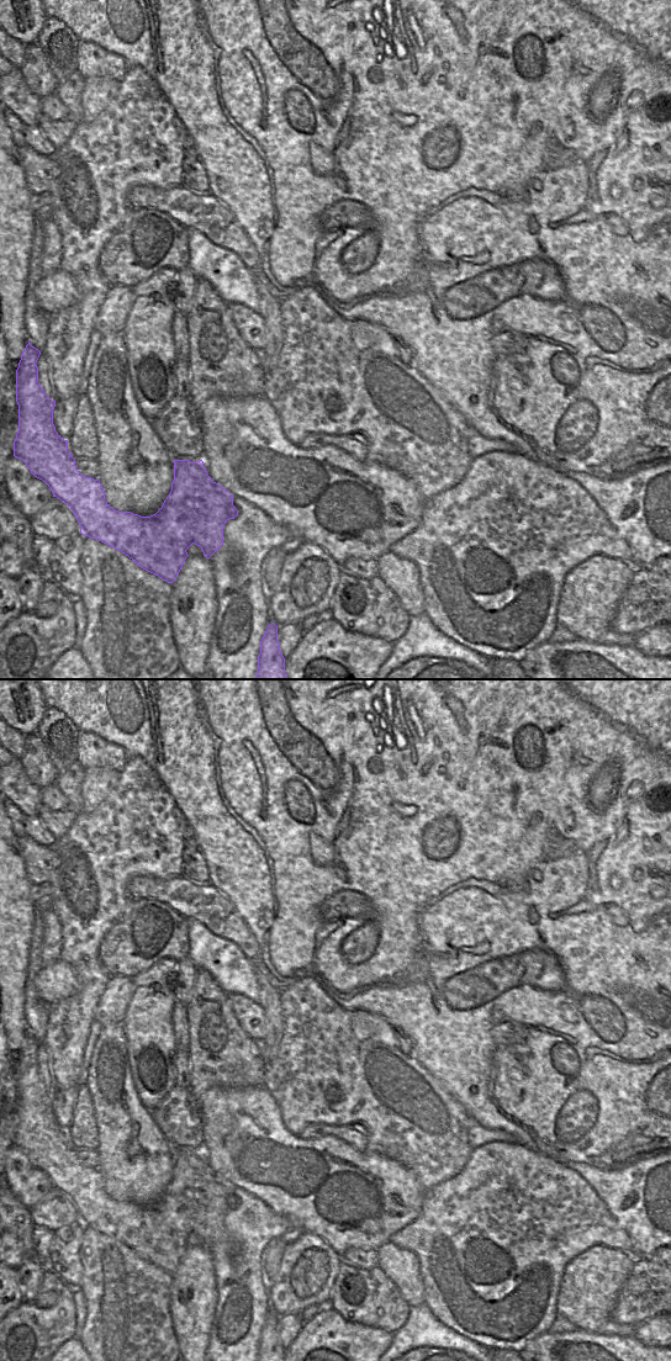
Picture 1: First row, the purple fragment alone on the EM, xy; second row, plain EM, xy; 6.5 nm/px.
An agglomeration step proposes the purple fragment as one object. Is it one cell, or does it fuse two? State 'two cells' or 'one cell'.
two cells

